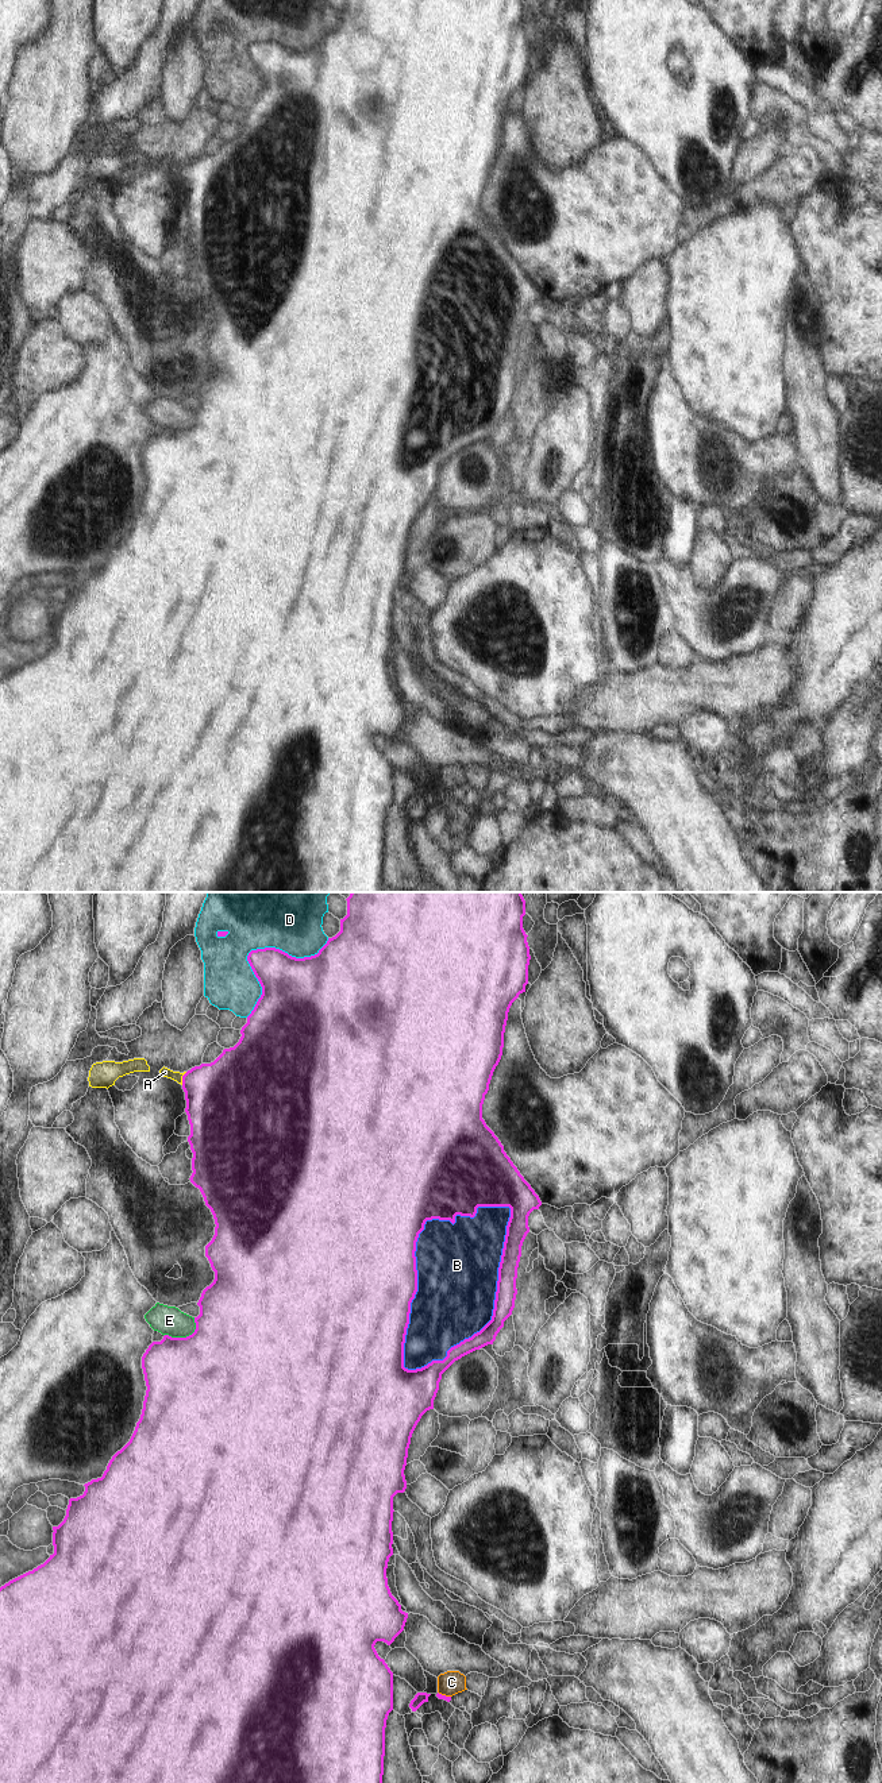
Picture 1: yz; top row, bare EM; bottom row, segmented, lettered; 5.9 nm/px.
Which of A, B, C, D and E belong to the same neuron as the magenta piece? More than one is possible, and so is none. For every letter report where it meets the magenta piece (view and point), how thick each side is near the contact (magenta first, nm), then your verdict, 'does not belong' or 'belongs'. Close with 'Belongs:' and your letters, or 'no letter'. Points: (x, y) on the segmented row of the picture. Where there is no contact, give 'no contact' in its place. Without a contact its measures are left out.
A: yz (183, 1079) | 420/60 nm | belongs
B: yz (495, 1307) | 120/460 nm | belongs
C: yz (445, 1695) | 30/140 nm | does not belong
D: yz (258, 949) | 300/480 nm | does not belong
E: yz (187, 1336) | 500/180 nm | does not belong
Belongs: A, B

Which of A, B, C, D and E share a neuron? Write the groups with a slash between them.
A B / C / D / E

